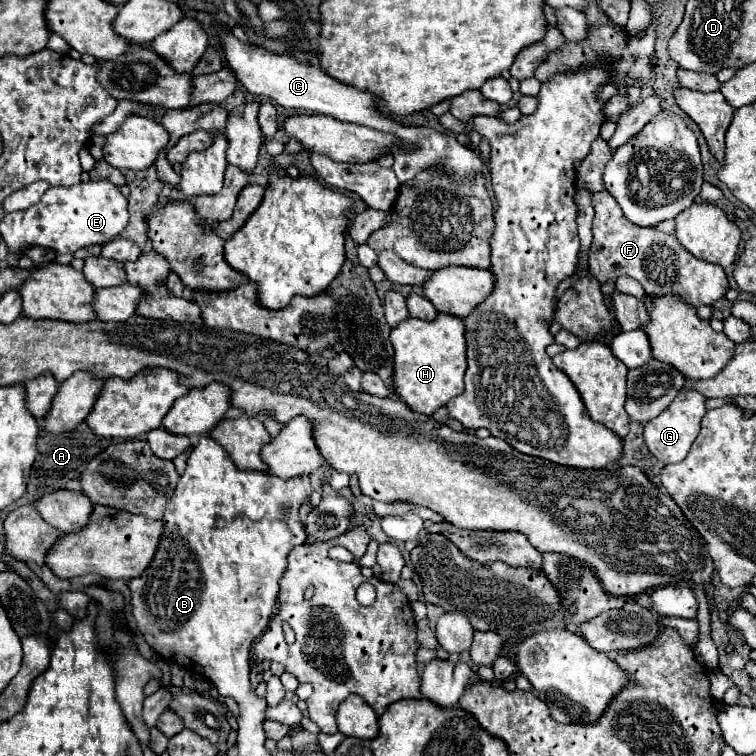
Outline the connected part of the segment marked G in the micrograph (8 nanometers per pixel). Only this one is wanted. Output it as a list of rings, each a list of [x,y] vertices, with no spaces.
[[[683,388],[679,392],[679,396],[669,404],[667,410],[663,410],[657,418],[653,418],[651,422],[645,424],[645,428],[643,428],[645,446],[649,448],[649,452],[655,458],[659,458],[665,464],[685,460],[691,444],[695,442],[695,438],[699,434],[699,424],[701,424],[701,418],[705,416],[705,412],[707,412],[707,398],[701,396],[701,392],[697,392],[697,390]]]

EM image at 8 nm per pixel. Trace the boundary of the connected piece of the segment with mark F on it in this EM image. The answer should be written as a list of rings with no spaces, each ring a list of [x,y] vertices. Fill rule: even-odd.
[[[607,190],[593,194],[593,206],[595,220],[593,252],[589,254],[589,274],[599,284],[617,280],[619,276],[631,276],[645,288],[647,296],[661,298],[667,294],[675,294],[693,308],[699,308],[703,304],[713,306],[729,290],[727,276],[719,264],[709,264],[691,256],[689,252],[685,252],[685,248],[681,248],[681,244],[677,244],[675,236],[671,234],[629,222]]]

